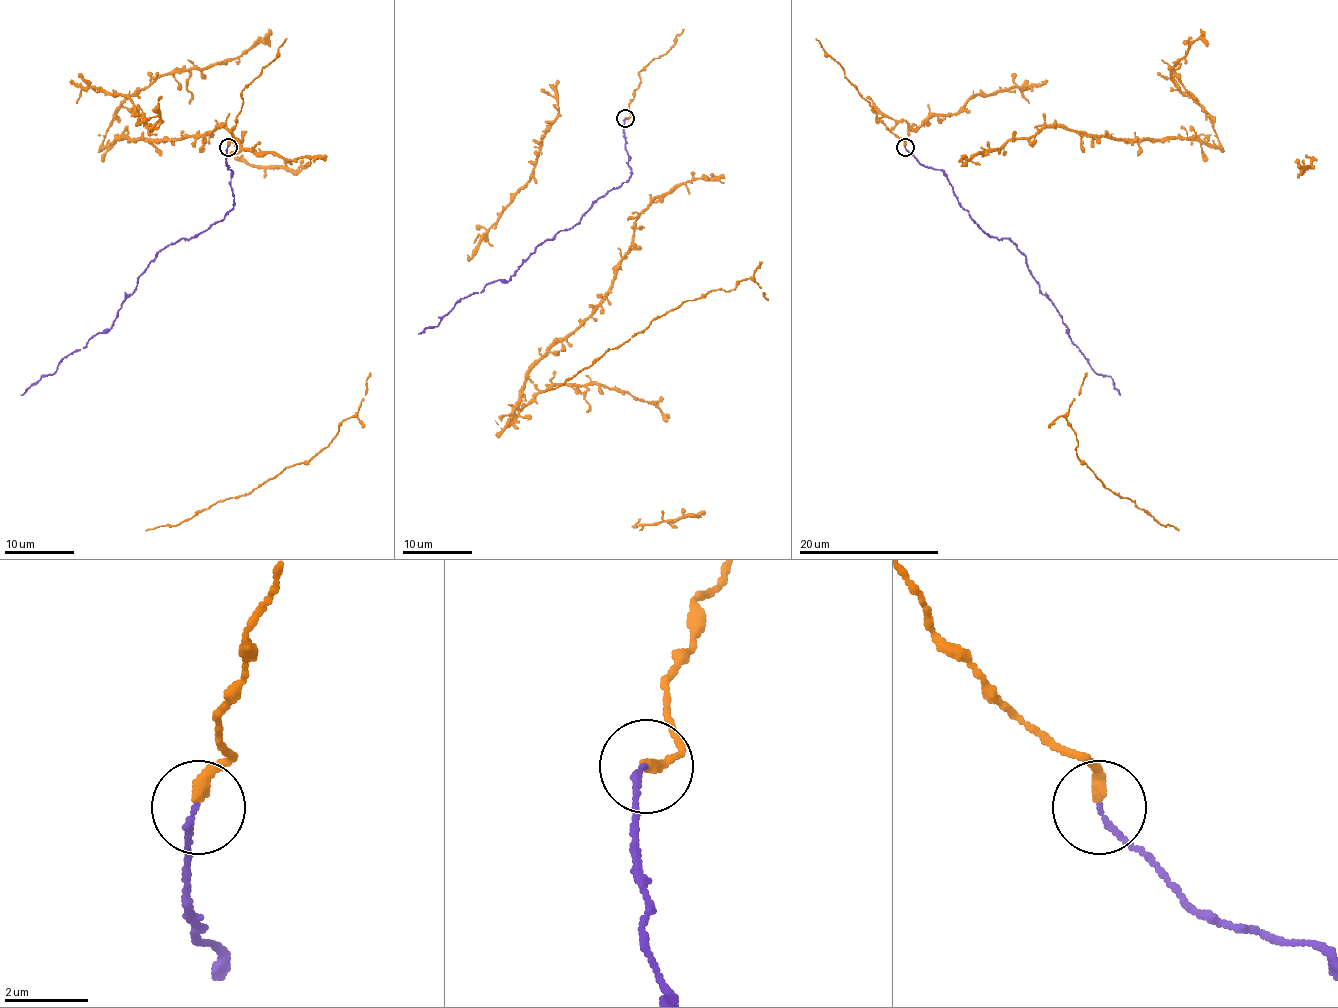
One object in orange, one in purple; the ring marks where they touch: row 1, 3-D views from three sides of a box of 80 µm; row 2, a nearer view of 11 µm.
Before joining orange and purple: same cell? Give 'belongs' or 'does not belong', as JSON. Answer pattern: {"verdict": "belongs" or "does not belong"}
{"verdict": "belongs"}

